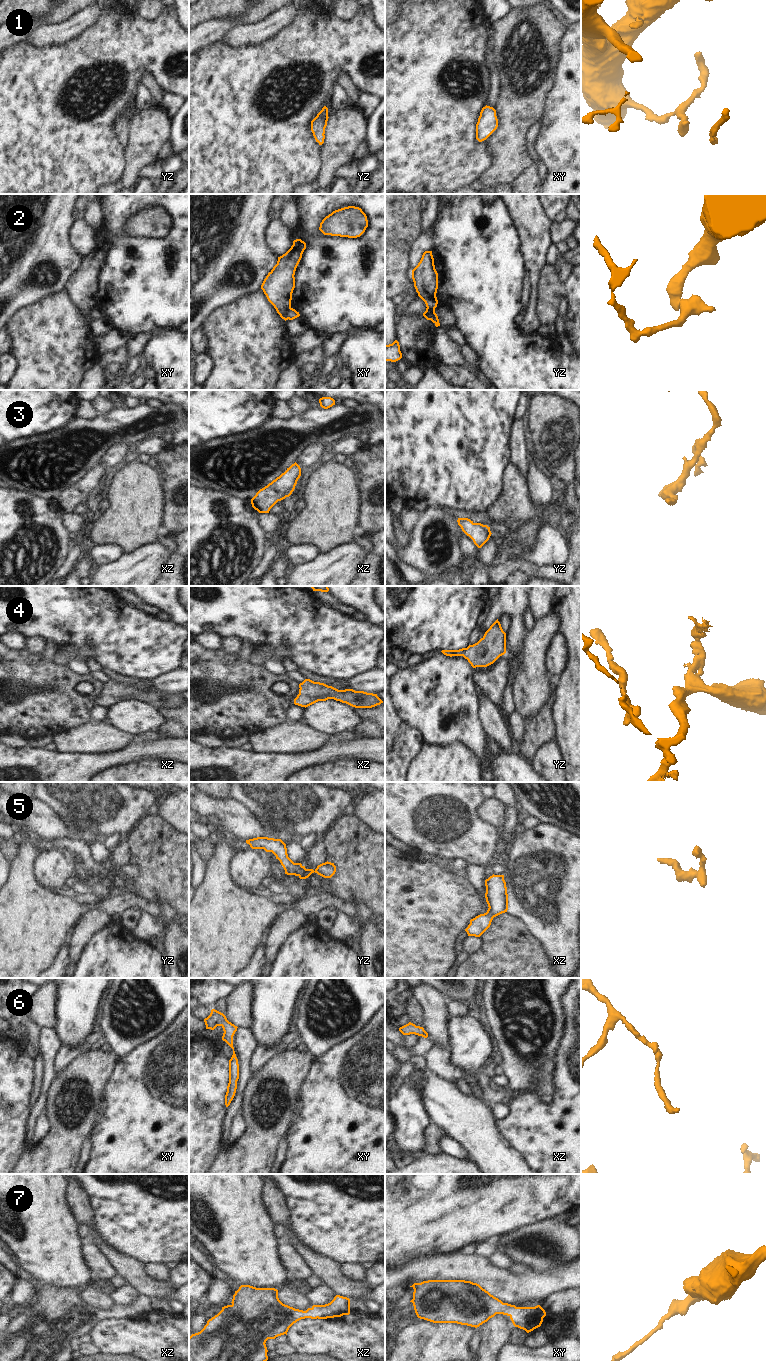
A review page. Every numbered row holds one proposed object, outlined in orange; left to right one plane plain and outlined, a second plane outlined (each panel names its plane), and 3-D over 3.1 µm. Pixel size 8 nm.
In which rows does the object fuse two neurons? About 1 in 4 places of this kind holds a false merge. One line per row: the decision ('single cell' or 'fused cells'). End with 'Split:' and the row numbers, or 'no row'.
1: single cell
2: fused cells
3: single cell
4: single cell
5: single cell
6: single cell
7: single cell
Split: 2

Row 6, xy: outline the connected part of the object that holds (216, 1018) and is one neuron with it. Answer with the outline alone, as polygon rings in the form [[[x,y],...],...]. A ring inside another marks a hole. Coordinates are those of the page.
[[[215,1009],[211,1010],[210,1015],[204,1019],[204,1022],[206,1029],[214,1030],[217,1026],[221,1026],[224,1031],[222,1040],[233,1049],[233,1055],[229,1060],[229,1083],[225,1095],[225,1105],[228,1107],[235,1096],[239,1079],[239,1064],[233,1047],[233,1036],[238,1027],[229,1022],[223,1013]]]

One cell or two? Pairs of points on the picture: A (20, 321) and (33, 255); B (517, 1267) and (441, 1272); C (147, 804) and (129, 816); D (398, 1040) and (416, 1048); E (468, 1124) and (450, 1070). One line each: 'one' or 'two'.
A: two
B: two
C: one
D: one
E: two

